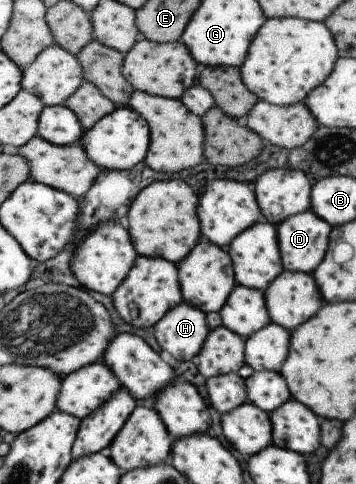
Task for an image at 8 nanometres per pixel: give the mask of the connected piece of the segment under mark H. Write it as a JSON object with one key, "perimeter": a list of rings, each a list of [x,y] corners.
{"perimeter":[[[186,301],[167,313],[153,328],[162,350],[181,362],[195,361],[211,330],[205,311]]]}

